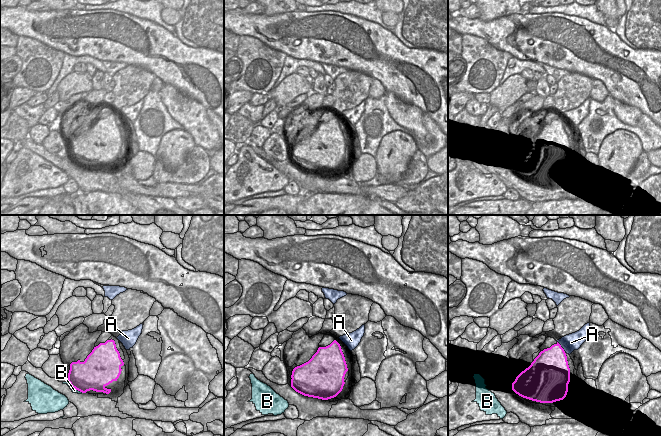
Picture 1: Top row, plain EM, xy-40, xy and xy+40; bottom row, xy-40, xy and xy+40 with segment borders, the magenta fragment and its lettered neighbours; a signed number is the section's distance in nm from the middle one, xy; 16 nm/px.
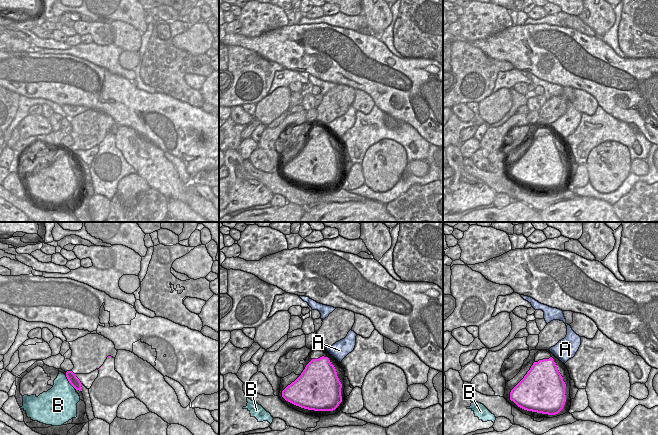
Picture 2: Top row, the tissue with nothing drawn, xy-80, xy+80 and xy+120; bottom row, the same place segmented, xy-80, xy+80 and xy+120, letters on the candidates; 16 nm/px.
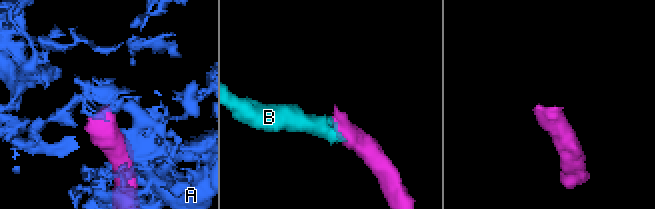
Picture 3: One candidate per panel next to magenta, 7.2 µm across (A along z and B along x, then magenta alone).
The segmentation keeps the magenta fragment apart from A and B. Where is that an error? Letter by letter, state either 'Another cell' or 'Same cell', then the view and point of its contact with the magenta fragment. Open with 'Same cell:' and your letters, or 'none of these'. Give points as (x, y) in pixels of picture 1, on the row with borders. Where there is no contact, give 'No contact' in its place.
Same cell: B
A: Another cell. Touches magenta at xy+40 (560, 346)
B: Same cell. Touches magenta at xy-40 (75, 388)

